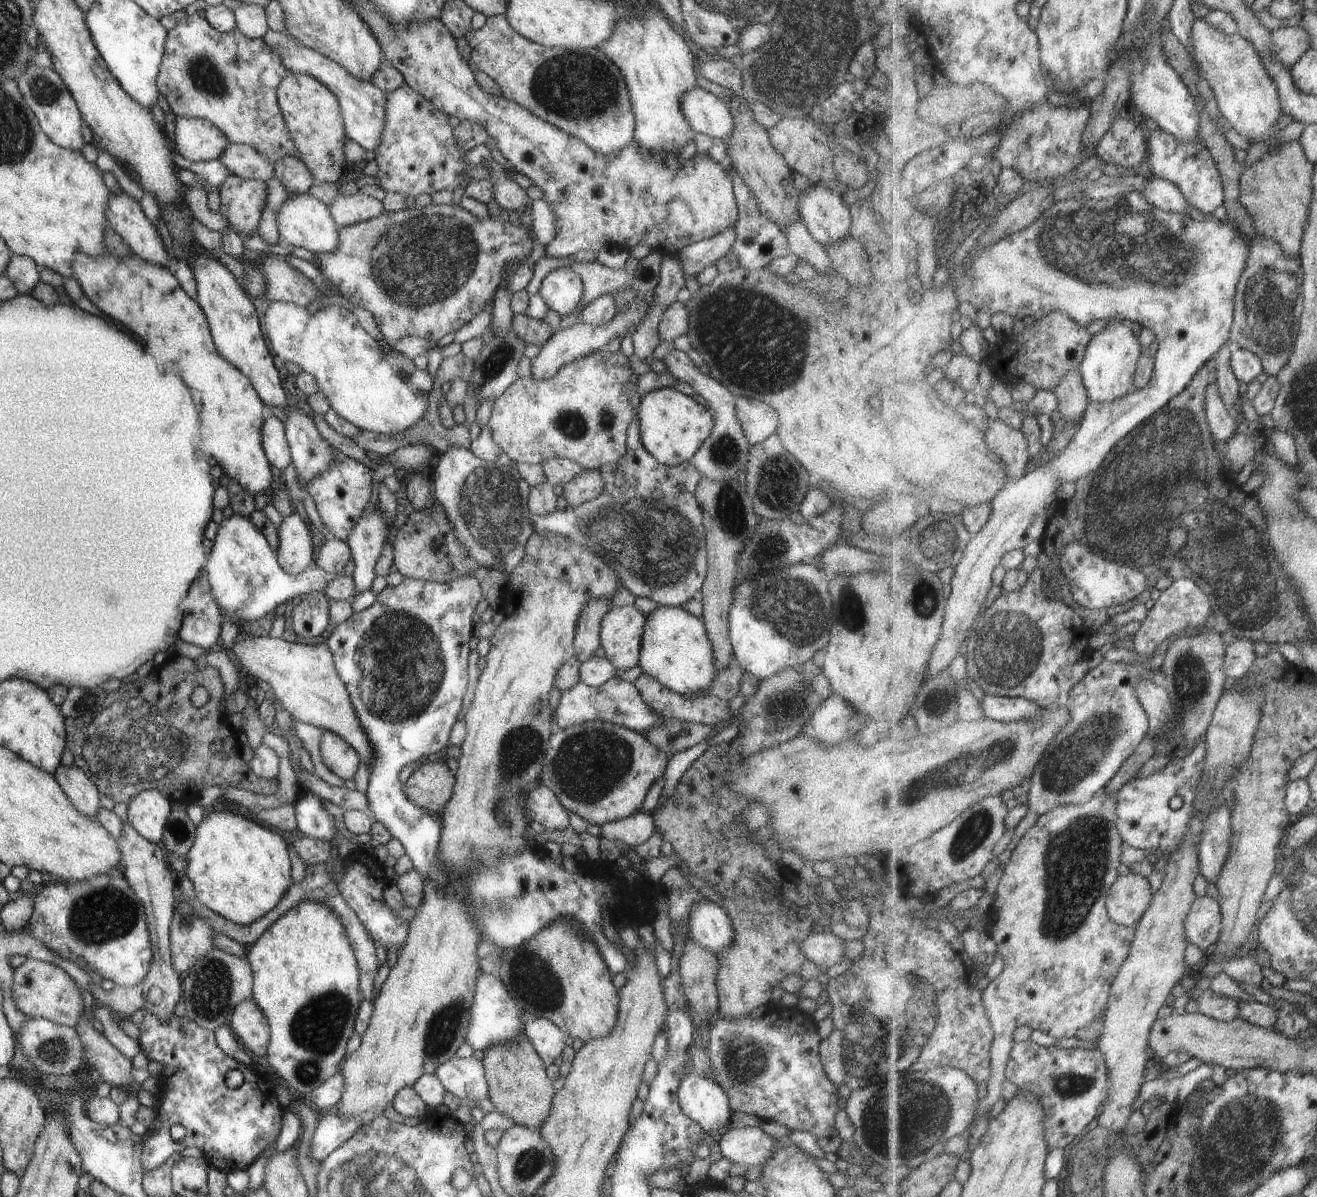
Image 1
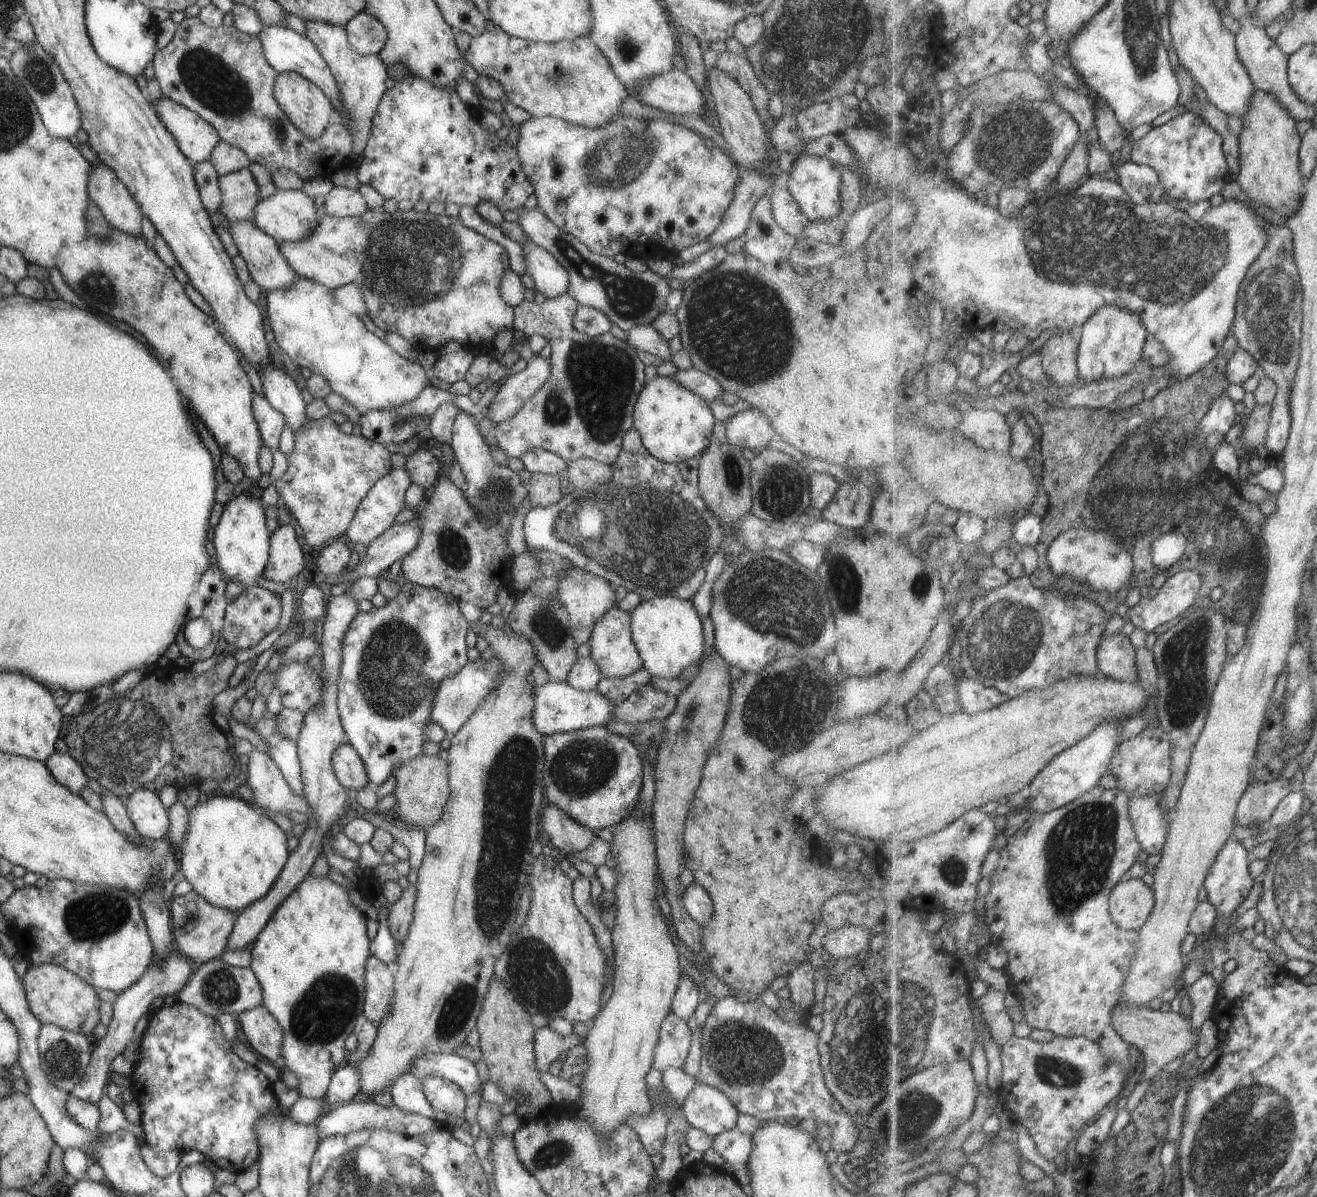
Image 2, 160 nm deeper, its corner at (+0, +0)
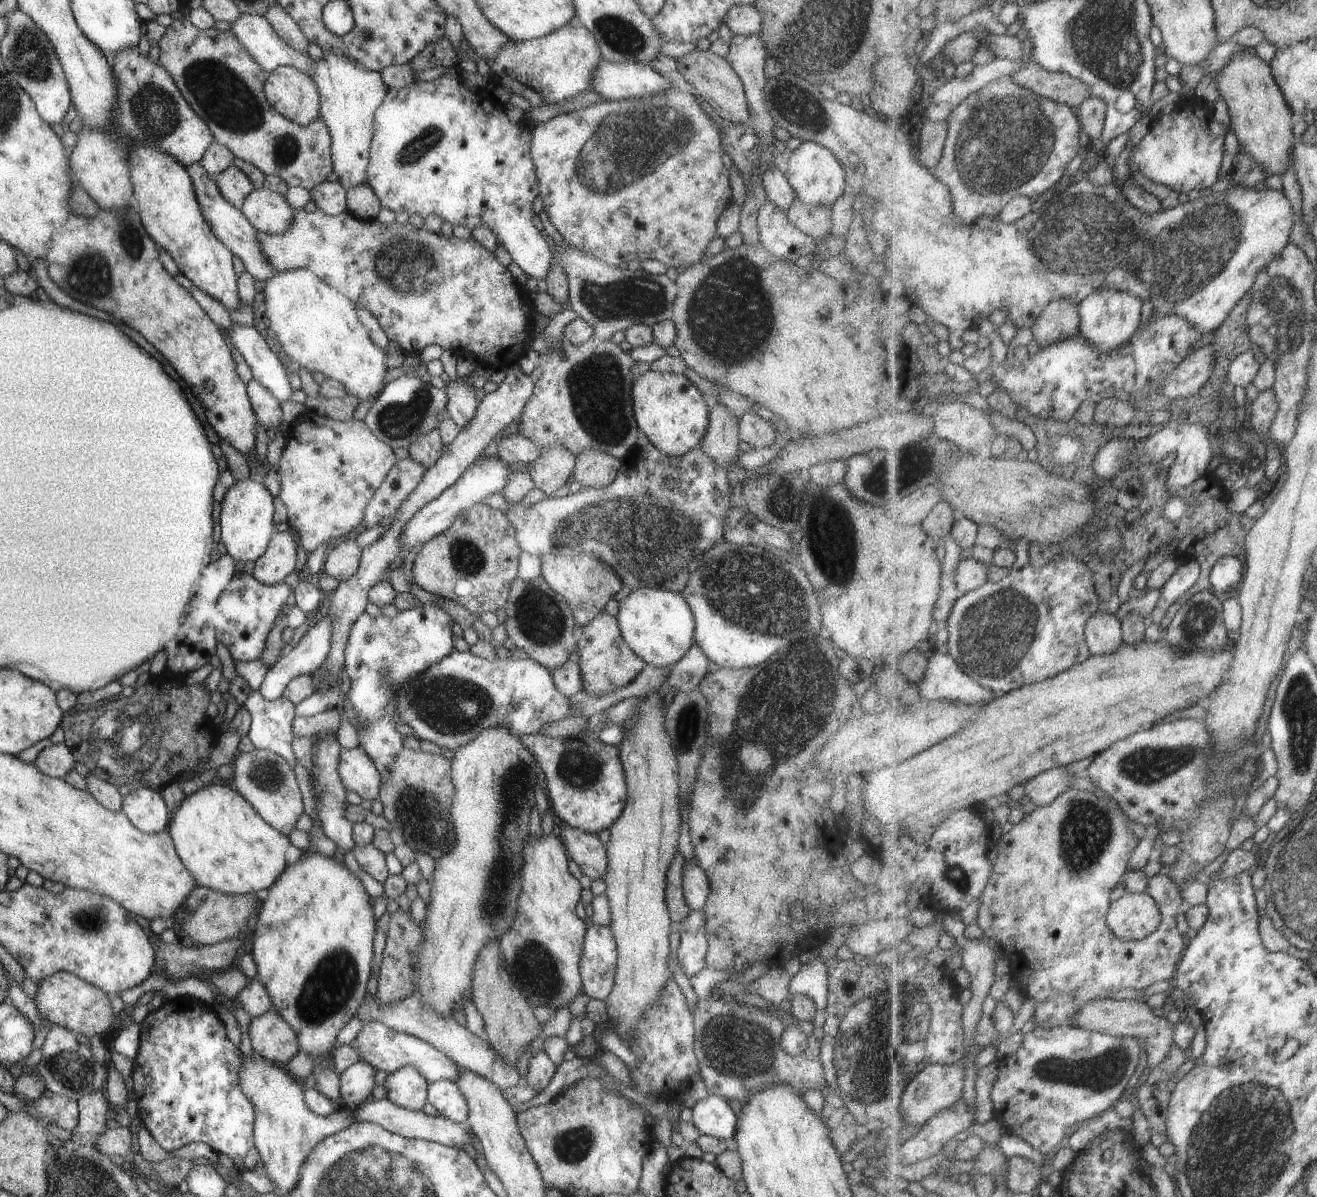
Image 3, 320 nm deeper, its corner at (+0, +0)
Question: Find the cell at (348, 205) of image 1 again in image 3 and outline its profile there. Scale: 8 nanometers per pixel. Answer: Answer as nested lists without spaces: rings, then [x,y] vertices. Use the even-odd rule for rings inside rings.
[[[337,181],[320,182],[308,194],[323,214],[333,216],[346,210],[346,190]]]

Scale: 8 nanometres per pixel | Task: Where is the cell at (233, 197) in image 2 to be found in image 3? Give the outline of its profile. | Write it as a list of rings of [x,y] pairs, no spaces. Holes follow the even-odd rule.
[[[233,164],[213,177],[223,198],[236,209],[240,209],[244,198],[254,189],[251,181]]]

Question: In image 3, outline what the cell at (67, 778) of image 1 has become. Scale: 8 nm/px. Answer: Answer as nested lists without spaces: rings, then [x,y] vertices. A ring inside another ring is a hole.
[[[58,743],[40,750],[32,761],[34,767],[45,776],[56,779],[63,778],[66,772],[73,769],[76,760],[71,756],[69,749]]]

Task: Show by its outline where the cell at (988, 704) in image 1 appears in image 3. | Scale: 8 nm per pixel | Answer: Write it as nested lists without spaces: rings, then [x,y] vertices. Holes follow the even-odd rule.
[[[928,652],[925,676],[916,686],[920,696],[929,701],[977,704],[992,701],[999,696],[973,680],[948,652]]]

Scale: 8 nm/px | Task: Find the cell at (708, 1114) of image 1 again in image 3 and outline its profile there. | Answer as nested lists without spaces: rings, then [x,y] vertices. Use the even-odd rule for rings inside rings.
[[[708,1095],[697,1101],[691,1110],[691,1123],[701,1135],[731,1142],[736,1129],[736,1116],[724,1098]]]

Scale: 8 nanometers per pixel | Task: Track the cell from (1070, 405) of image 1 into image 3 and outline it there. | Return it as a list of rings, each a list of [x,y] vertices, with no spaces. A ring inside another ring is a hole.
[[[1062,298],[1045,306],[1031,331],[1039,346],[1044,347],[1079,334],[1081,323],[1078,304]]]

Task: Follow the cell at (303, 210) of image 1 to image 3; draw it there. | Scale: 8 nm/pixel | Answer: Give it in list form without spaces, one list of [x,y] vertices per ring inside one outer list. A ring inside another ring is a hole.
[[[261,187],[244,198],[240,211],[256,231],[277,234],[291,224],[296,210],[287,205],[284,195]]]

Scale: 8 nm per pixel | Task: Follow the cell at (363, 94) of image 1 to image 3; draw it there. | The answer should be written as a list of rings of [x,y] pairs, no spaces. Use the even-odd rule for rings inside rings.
[[[241,13],[230,24],[230,31],[264,71],[269,72],[281,65],[292,66],[307,75],[314,70],[313,59],[281,40],[263,17]]]

